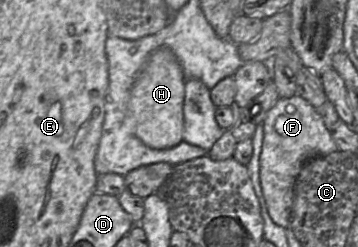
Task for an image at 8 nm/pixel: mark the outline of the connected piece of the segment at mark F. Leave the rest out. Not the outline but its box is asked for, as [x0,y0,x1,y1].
[259,95,338,228]

